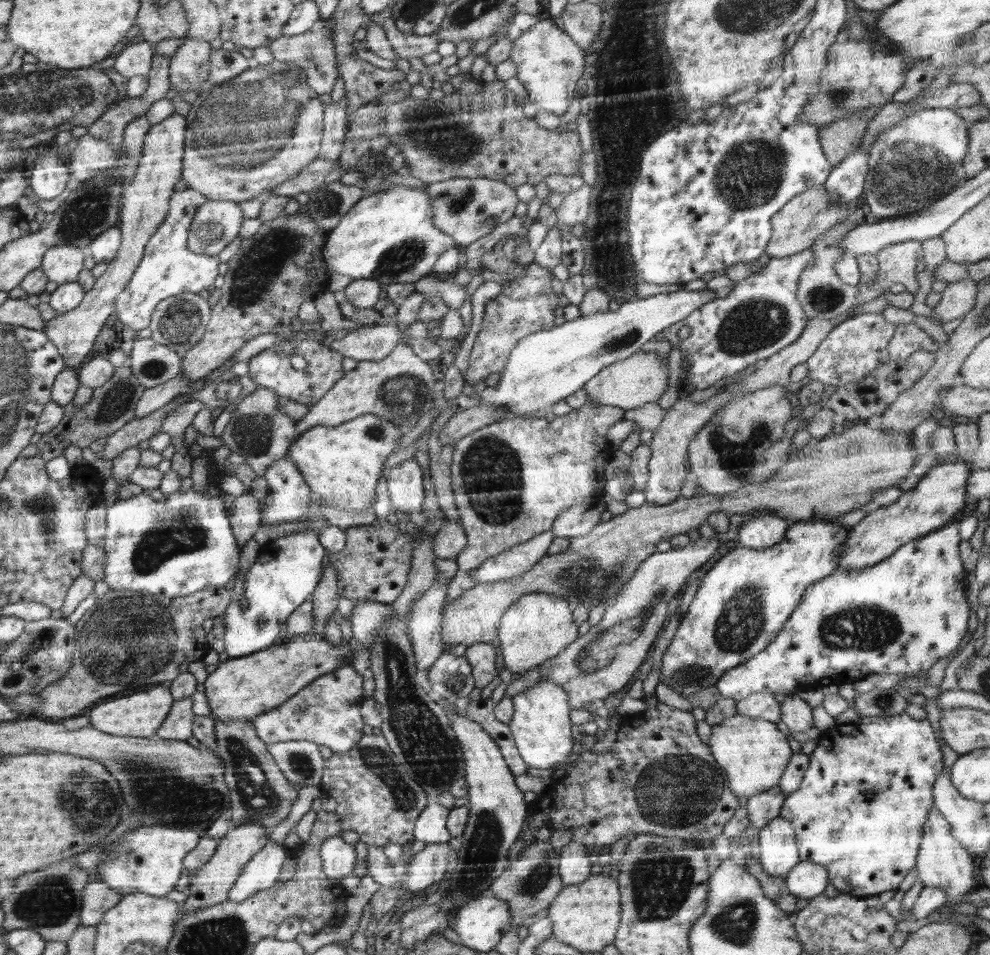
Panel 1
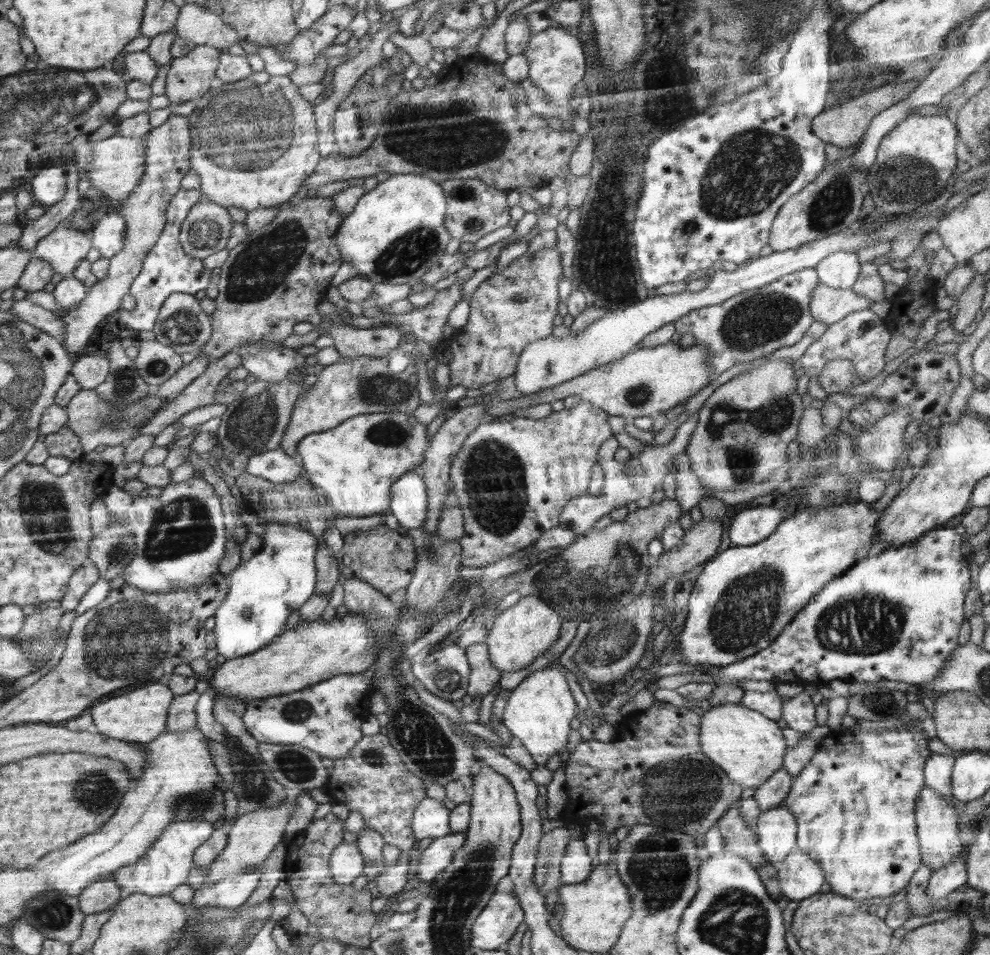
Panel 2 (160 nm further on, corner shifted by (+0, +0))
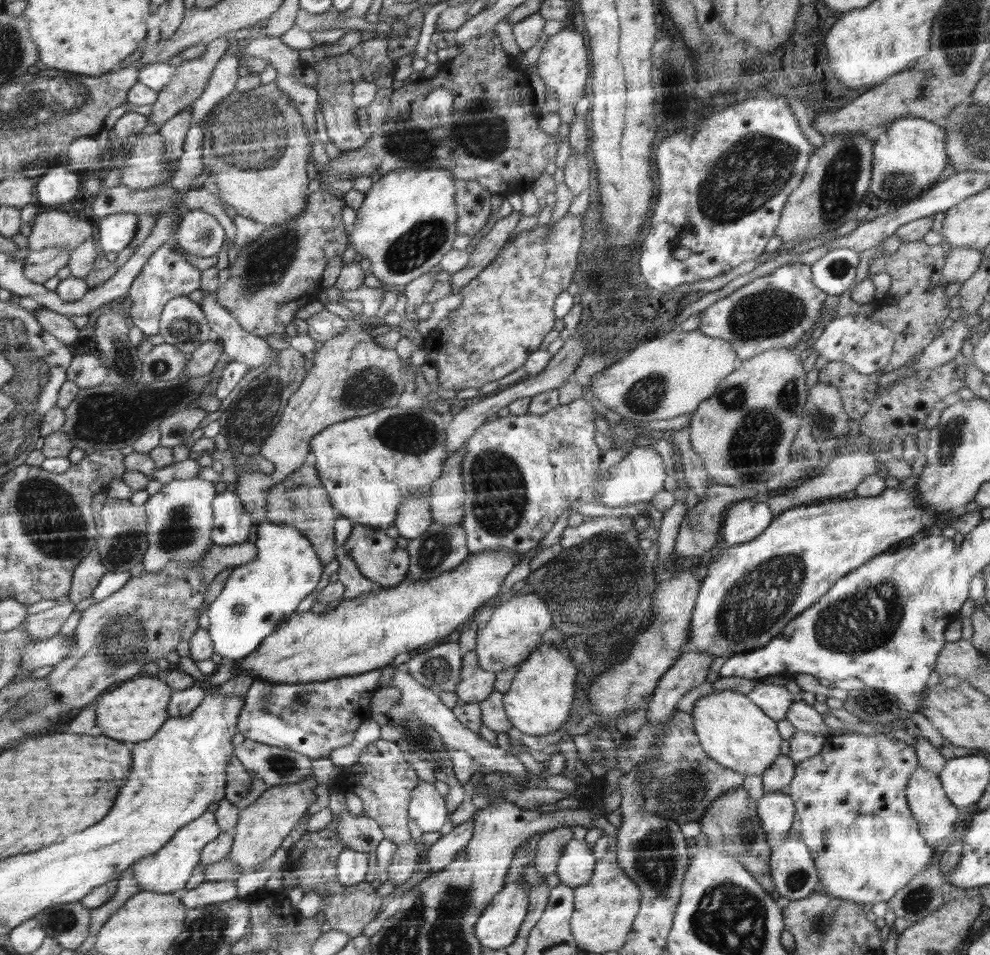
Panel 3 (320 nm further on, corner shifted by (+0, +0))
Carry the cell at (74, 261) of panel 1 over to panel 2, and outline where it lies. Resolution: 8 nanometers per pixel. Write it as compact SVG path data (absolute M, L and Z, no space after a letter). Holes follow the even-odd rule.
M66 221L38 242L34 256L46 260L56 274L68 277L86 258L90 248L93 248L90 235L70 228Z

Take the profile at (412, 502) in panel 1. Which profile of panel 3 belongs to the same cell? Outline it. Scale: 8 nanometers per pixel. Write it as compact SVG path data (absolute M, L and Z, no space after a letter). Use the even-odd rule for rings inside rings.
M409 498L397 511L393 526L398 528L399 536L418 538L433 522L433 514L426 498Z

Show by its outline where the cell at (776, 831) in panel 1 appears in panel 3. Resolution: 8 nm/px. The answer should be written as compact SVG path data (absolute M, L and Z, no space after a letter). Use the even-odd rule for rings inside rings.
M785 790L765 792L757 800L757 812L770 846L783 843L787 833L791 831L795 816L791 796Z

